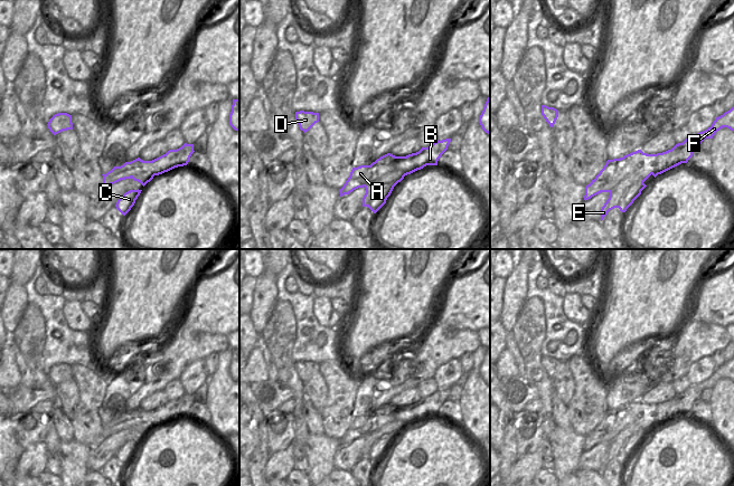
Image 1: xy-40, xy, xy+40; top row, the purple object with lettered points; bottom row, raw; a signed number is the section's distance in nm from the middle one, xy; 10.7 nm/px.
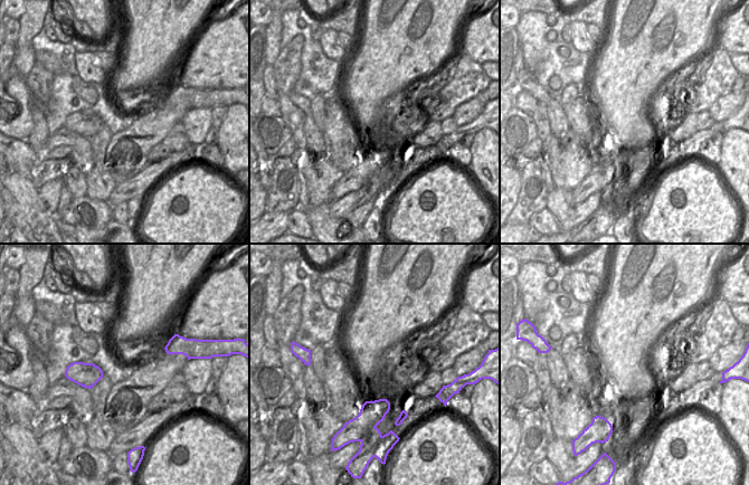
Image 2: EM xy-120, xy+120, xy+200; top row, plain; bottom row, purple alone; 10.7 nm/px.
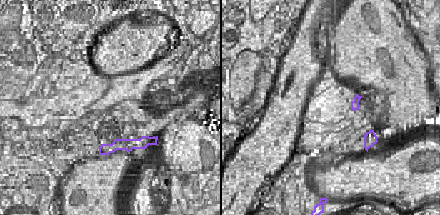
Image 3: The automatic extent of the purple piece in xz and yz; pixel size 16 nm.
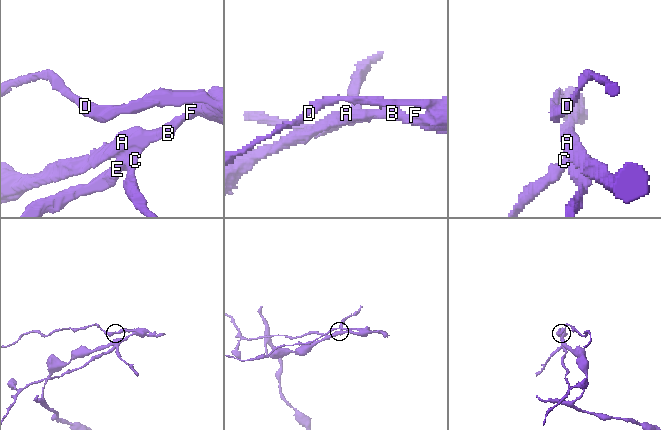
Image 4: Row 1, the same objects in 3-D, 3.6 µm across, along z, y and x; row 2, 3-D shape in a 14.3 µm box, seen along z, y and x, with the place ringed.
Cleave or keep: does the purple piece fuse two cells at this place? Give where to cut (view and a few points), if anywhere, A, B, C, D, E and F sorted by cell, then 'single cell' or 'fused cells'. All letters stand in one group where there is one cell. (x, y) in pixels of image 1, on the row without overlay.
cut in xy+40 along (657, 406), (652, 413), (643, 415), (636, 419), (609, 441); A / B C D E F; fused cells

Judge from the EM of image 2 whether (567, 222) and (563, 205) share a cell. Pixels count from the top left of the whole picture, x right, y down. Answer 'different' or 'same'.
same

